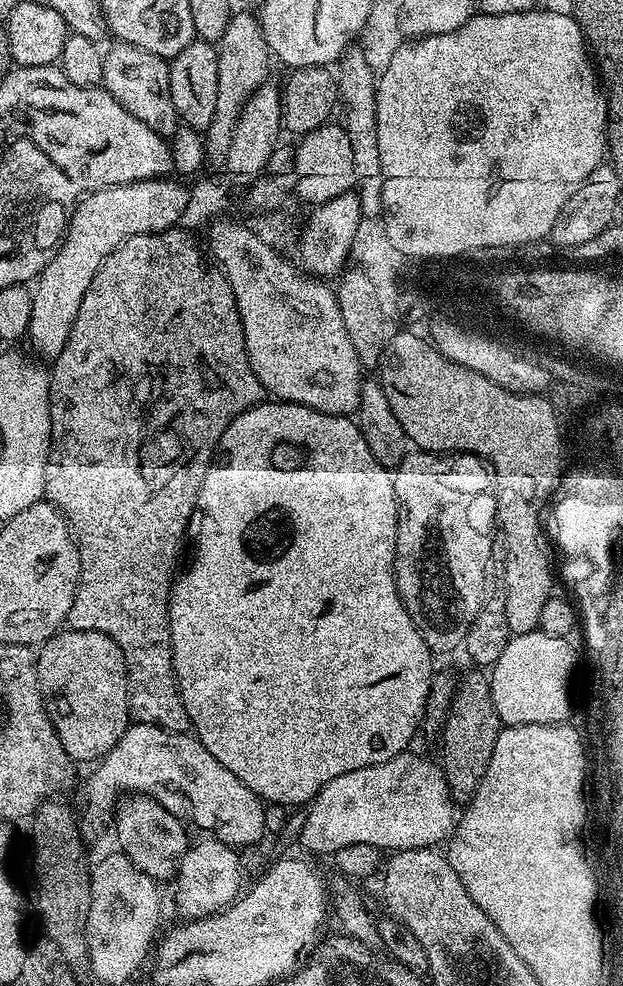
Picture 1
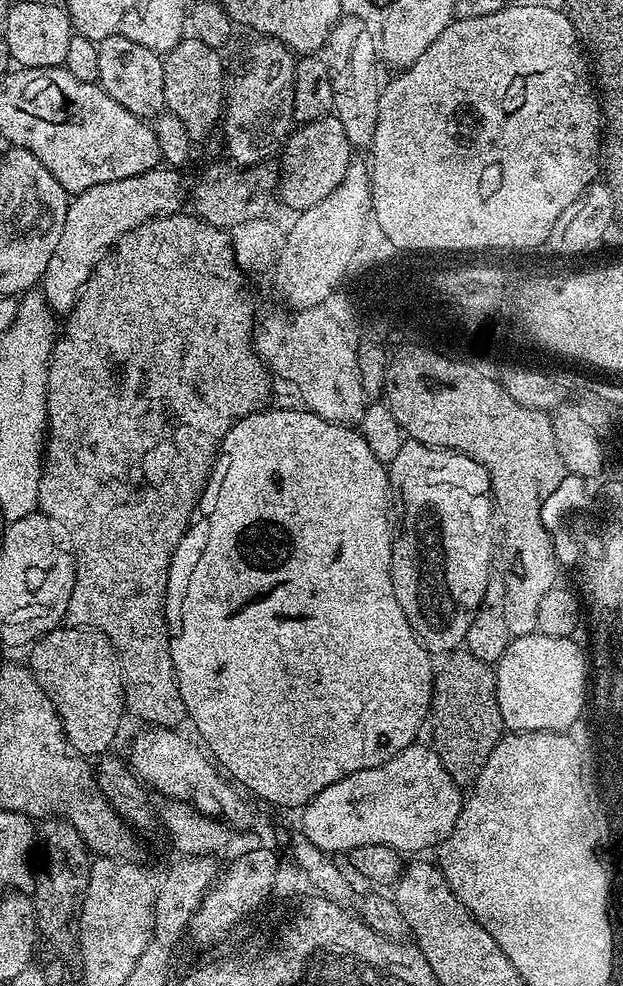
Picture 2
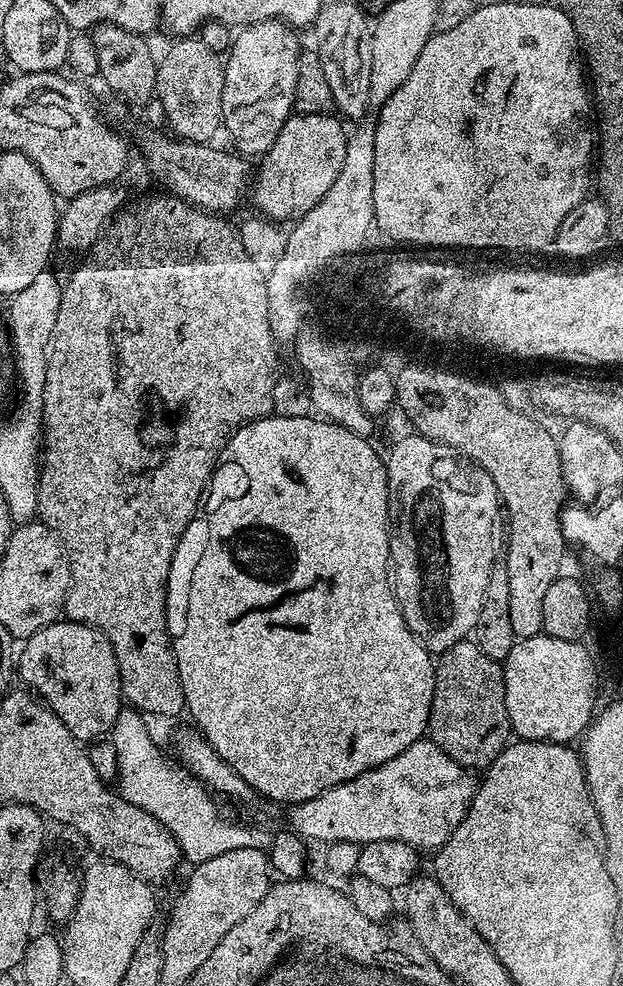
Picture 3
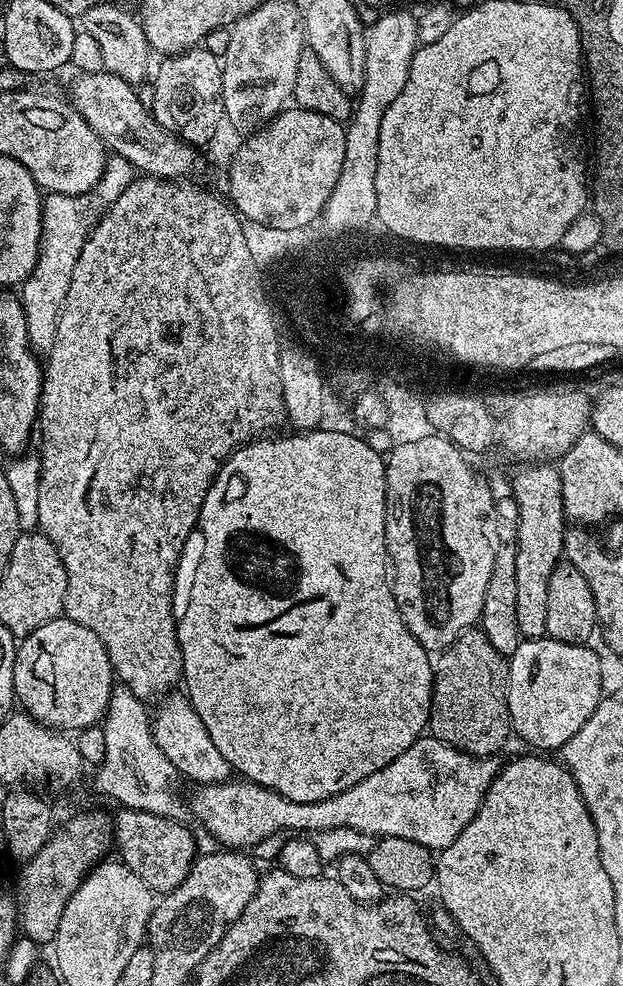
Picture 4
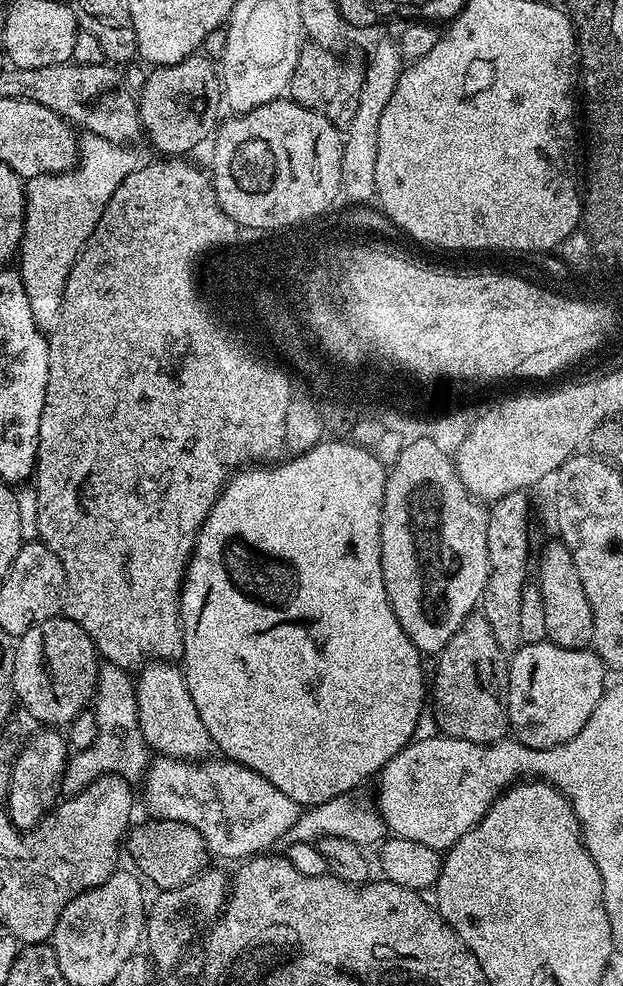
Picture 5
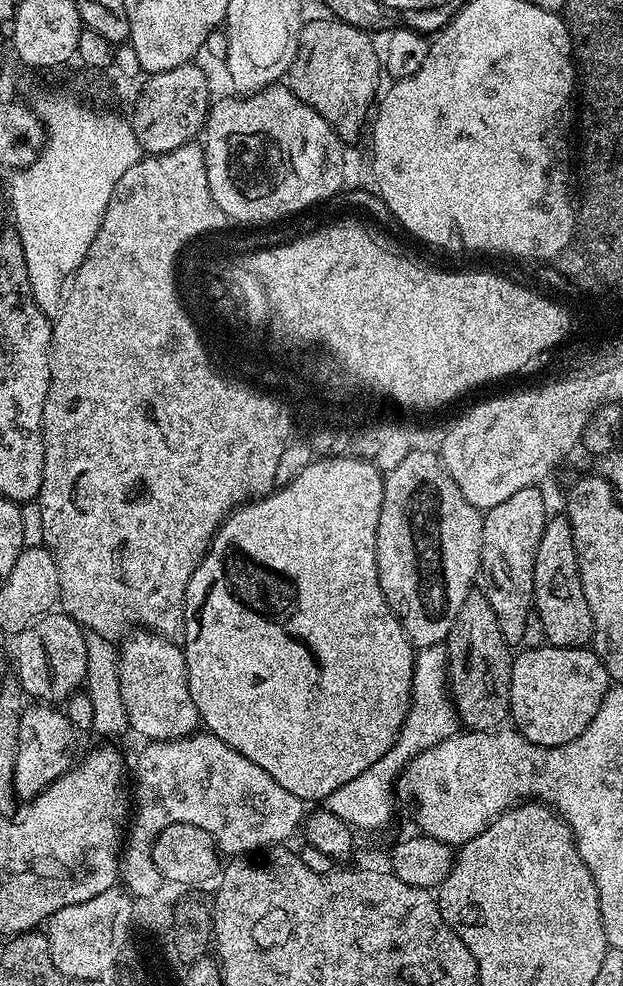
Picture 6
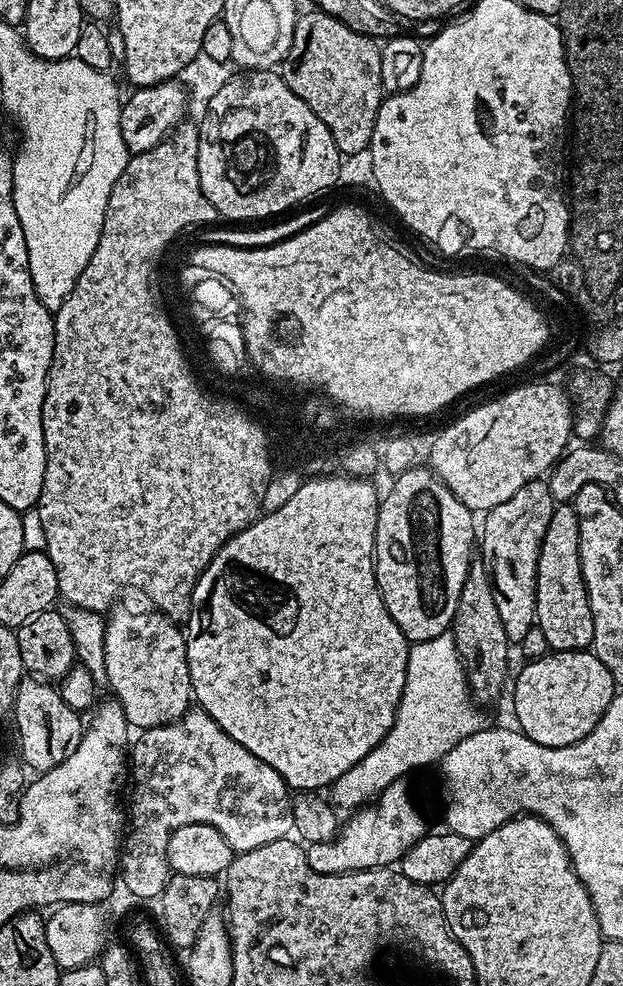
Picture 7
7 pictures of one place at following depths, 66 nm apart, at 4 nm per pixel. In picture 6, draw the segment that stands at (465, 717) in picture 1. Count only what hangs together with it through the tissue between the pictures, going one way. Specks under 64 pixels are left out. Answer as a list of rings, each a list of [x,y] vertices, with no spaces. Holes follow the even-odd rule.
[[[474,590],[462,602],[462,610],[458,610],[458,618],[454,618],[454,626],[450,626],[450,634],[446,641],[448,649],[448,691],[452,694],[452,702],[456,705],[459,723],[473,732],[490,732],[501,727],[503,720],[510,716],[510,678],[512,677],[513,649],[502,638],[502,626],[498,626],[498,614],[494,614],[494,606],[484,597],[483,591]]]

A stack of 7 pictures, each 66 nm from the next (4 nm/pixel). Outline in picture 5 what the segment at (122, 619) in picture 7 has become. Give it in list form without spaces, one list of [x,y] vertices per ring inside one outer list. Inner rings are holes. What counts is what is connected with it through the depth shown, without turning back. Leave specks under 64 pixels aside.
[[[149,661],[141,667],[138,675],[135,685],[139,728],[149,749],[176,759],[205,759],[214,745],[190,696],[183,671],[167,661]]]

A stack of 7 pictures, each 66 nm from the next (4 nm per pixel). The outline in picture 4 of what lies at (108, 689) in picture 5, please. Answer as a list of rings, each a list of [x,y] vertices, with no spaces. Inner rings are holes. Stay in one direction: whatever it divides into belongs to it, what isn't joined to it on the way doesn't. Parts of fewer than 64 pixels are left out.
[[[123,686],[113,687],[112,696],[108,699],[108,712],[102,721],[106,734],[106,754],[103,762],[95,769],[96,788],[100,792],[105,792],[110,799],[117,800],[120,808],[133,808],[139,812],[149,812],[171,820],[183,821],[184,812],[186,816],[186,804],[185,801],[184,804],[180,801],[180,796],[176,793],[178,773],[152,737],[153,717],[150,715],[150,708],[148,712],[148,708],[149,705],[139,700],[130,689]]]

